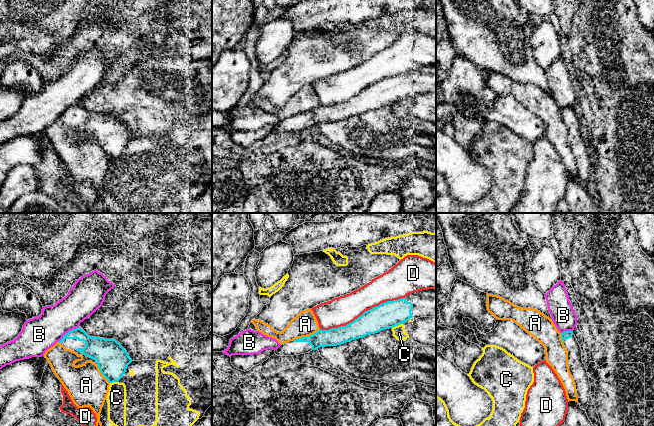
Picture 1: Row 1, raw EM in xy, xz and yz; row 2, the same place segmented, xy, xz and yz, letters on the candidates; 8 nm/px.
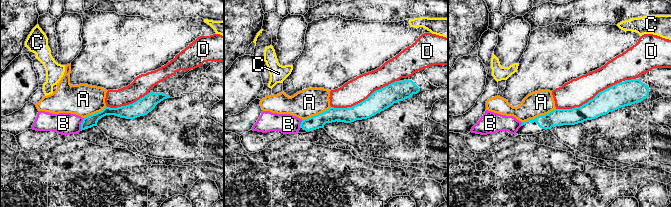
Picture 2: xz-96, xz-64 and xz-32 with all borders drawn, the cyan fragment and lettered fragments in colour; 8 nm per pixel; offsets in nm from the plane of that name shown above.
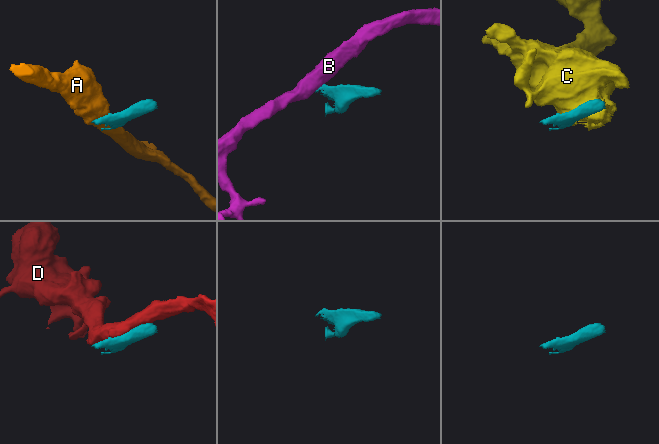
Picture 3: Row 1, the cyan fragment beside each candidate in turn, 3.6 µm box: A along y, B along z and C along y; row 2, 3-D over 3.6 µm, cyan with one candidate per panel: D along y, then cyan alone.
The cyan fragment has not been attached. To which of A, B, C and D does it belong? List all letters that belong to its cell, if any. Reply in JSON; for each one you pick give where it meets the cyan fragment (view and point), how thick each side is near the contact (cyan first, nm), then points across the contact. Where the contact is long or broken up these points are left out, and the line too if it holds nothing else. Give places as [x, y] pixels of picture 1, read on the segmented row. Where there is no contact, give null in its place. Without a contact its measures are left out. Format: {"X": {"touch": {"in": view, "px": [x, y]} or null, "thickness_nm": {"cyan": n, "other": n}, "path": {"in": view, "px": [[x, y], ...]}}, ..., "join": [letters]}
{"join": []}

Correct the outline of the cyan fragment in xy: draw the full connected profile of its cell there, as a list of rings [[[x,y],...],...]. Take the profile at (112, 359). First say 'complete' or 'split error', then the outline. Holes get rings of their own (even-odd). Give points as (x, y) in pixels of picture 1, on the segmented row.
split error | [[[79,327],[66,333],[59,343],[83,356],[75,366],[92,361],[109,383],[119,381],[132,362],[127,351],[115,339],[90,337]]]

